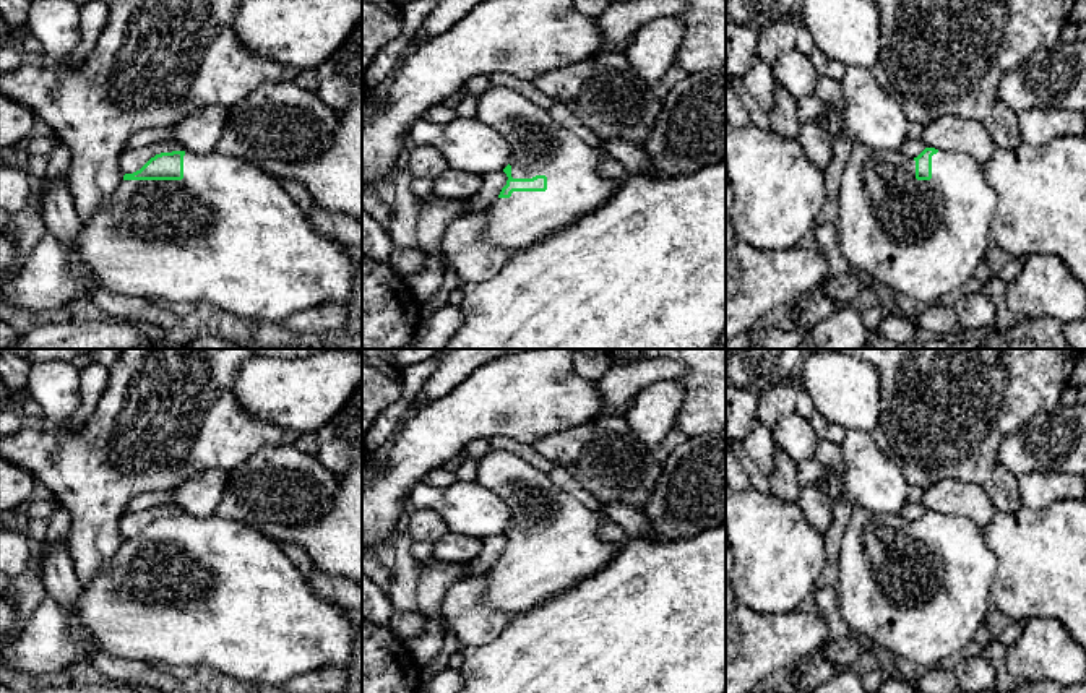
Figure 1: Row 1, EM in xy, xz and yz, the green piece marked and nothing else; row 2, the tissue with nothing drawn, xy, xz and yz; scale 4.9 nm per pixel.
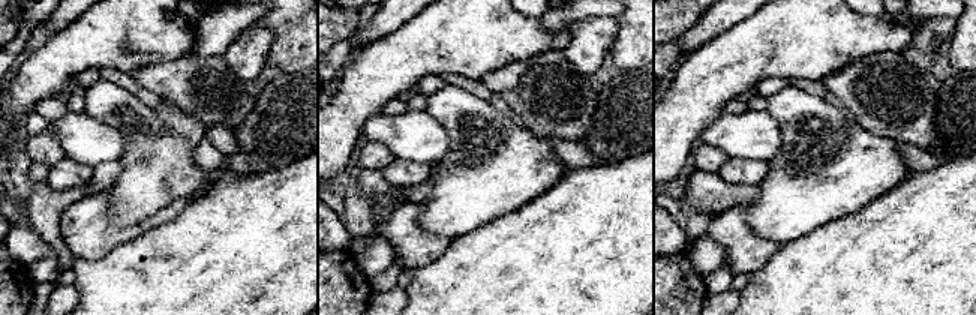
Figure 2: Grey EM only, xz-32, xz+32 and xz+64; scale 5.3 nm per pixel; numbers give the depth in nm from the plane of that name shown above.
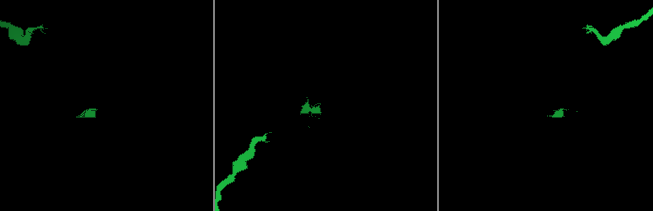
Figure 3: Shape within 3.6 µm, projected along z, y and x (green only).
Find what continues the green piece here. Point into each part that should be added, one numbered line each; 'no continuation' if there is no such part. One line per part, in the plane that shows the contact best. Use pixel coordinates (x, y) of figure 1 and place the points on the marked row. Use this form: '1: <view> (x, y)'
1: xz (539, 146)

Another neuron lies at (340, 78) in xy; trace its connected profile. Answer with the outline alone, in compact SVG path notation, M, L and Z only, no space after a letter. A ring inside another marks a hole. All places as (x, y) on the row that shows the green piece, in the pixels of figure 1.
M362 21L343 47L317 68L317 94L334 110L349 107L362 96Z

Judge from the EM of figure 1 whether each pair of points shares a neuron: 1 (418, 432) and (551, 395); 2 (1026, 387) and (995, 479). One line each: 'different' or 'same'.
1: same
2: same

